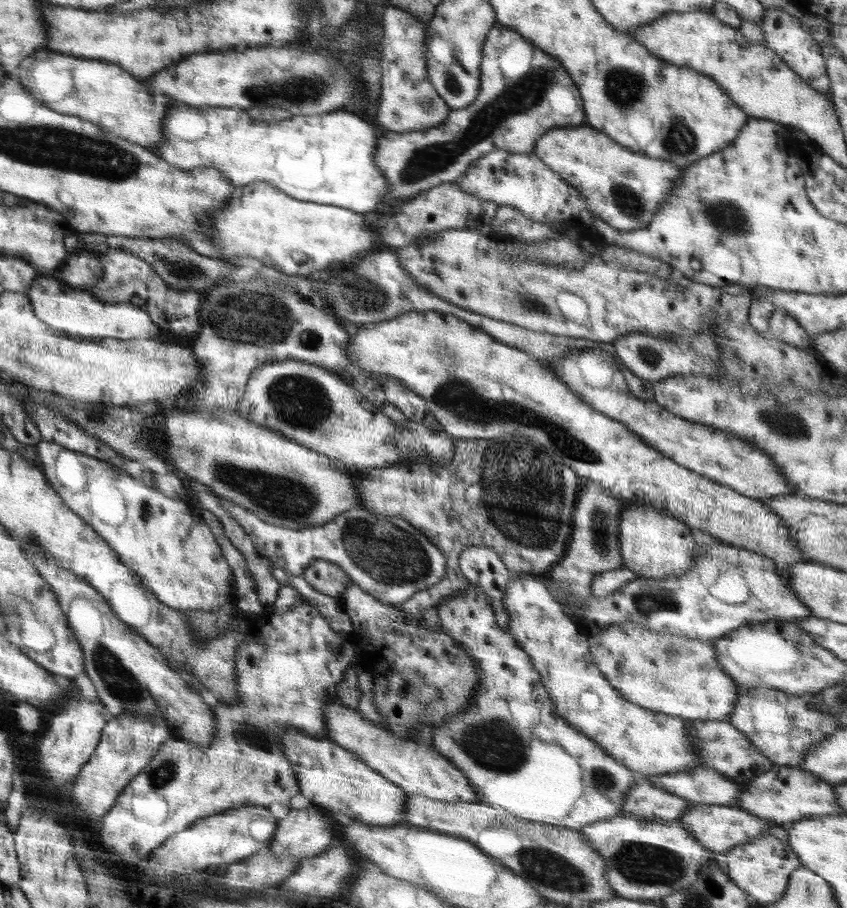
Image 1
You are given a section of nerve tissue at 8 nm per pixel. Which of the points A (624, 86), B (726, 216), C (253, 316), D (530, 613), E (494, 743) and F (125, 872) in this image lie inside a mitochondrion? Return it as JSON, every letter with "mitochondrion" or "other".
{"A":"mitochondrion","B":"mitochondrion","C":"mitochondrion","D":"other","E":"mitochondrion","F":"other"}

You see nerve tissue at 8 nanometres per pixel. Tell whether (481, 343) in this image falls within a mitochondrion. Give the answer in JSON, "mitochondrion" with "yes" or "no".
{"mitochondrion":"no"}

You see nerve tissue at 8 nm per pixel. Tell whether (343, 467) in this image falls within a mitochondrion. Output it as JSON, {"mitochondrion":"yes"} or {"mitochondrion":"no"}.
{"mitochondrion":"no"}

